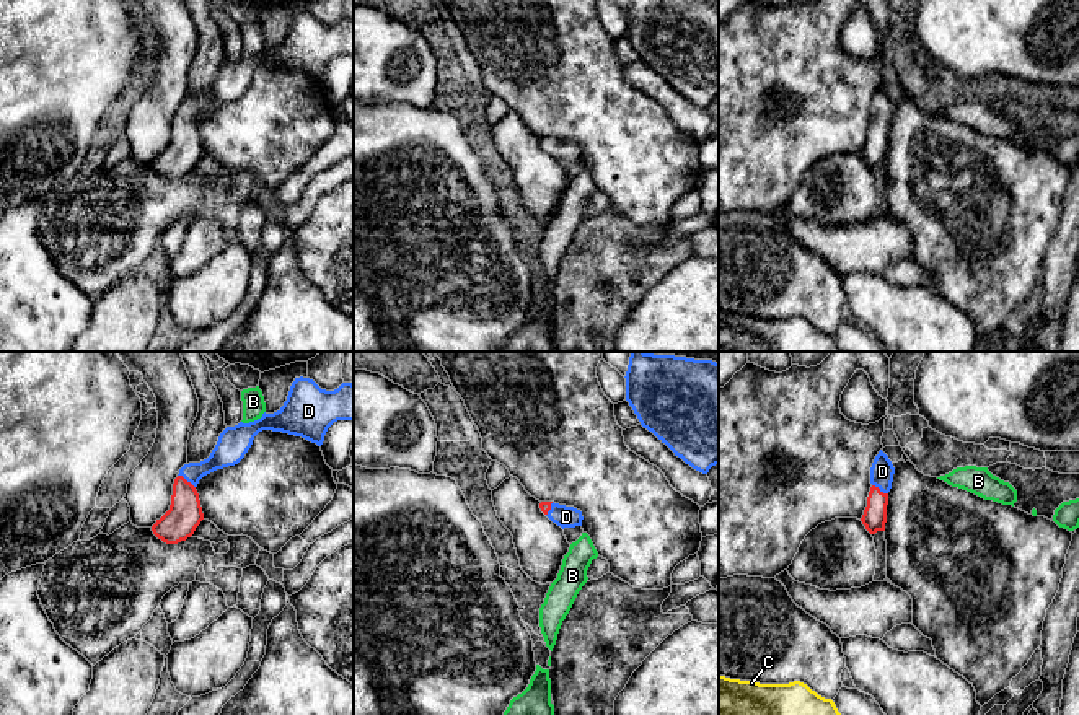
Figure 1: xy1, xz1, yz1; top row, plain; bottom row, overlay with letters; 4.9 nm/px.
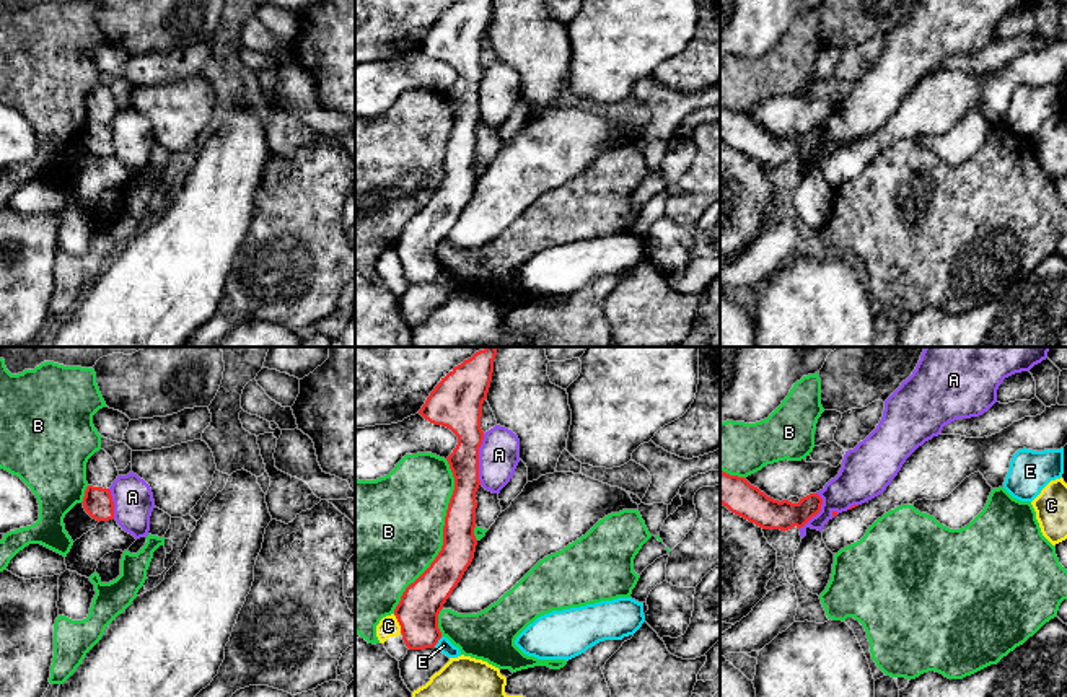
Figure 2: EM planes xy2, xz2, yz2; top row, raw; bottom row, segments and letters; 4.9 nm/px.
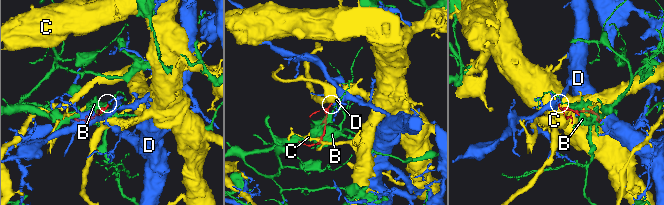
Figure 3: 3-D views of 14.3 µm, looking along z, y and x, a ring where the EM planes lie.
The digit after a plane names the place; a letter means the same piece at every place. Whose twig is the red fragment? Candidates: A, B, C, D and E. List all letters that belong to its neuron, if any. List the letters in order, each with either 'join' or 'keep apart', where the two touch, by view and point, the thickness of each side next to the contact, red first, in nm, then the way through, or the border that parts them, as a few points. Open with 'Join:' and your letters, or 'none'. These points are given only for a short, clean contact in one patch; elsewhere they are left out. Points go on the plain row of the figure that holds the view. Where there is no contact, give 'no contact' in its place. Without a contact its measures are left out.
Join: D
A: keep apart; contact xz2 (478, 95); calibres 200 and 200 nm; border xz2 (484, 69), (479, 83), (479, 119)
B: keep apart; contact xz2 (443, 171); calibres 170 and 480 nm
C: keep apart; contact xz2 (399, 259); calibres 200 and 100 nm; border xz2 (393, 249), (401, 267)
D: join; contact xy1 (184, 114); calibres 170 and 140 nm; way xy1 (184, 150), (184, 114), (227, 87)
E: keep apart; contact xz2 (437, 277); calibres 200 and 70 nm; border xz2 (442, 272), (434, 282)

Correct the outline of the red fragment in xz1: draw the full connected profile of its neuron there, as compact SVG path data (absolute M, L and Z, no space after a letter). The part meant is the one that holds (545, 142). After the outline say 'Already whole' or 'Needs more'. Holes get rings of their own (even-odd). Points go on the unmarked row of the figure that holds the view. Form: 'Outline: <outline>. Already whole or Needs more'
Outline: M541 137L540 143L553 158L562 164L582 161L582 147L574 142L559 140L554 137Z. Needs more

